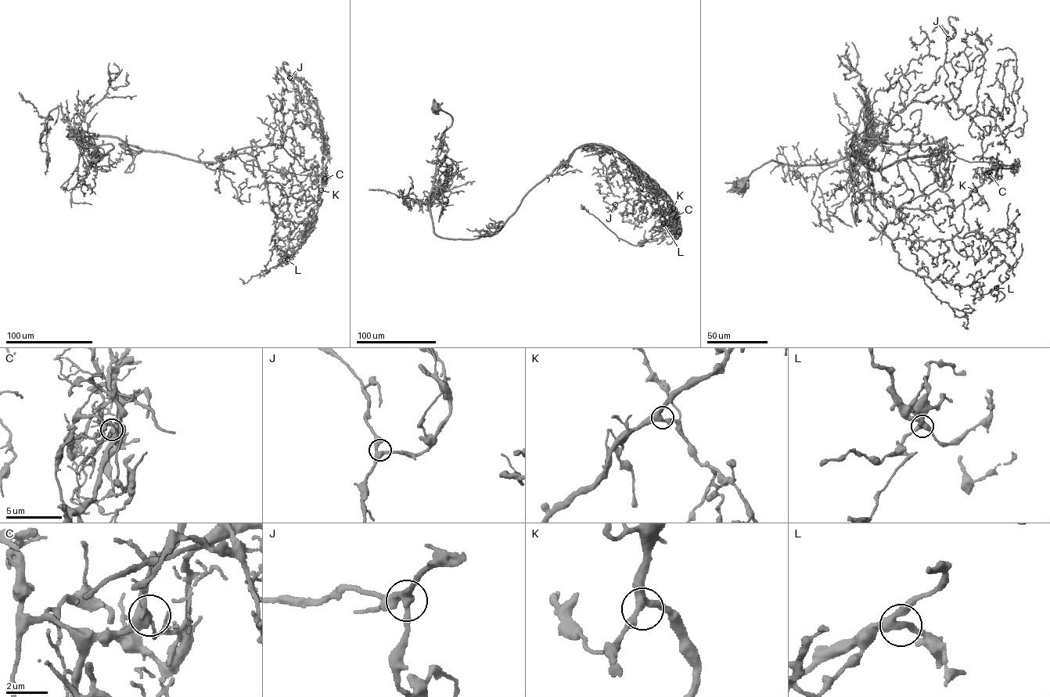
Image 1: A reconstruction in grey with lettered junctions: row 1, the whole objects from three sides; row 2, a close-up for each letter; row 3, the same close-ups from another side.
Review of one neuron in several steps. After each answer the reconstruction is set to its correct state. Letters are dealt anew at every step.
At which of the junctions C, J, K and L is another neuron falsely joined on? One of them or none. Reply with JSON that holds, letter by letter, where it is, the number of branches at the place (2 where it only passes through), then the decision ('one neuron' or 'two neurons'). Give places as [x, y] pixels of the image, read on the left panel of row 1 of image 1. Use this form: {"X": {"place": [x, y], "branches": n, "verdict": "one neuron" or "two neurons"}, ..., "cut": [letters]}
{"C": {"place": [325, 178], "branches": 3, "verdict": "two neurons"}, "J": {"place": [289, 77], "branches": 3, "verdict": "one neuron"}, "K": {"place": [321, 190], "branches": 3, "verdict": "one neuron"}, "L": {"place": [287, 259], "branches": 3, "verdict": "one neuron"}, "cut": ["C"]}

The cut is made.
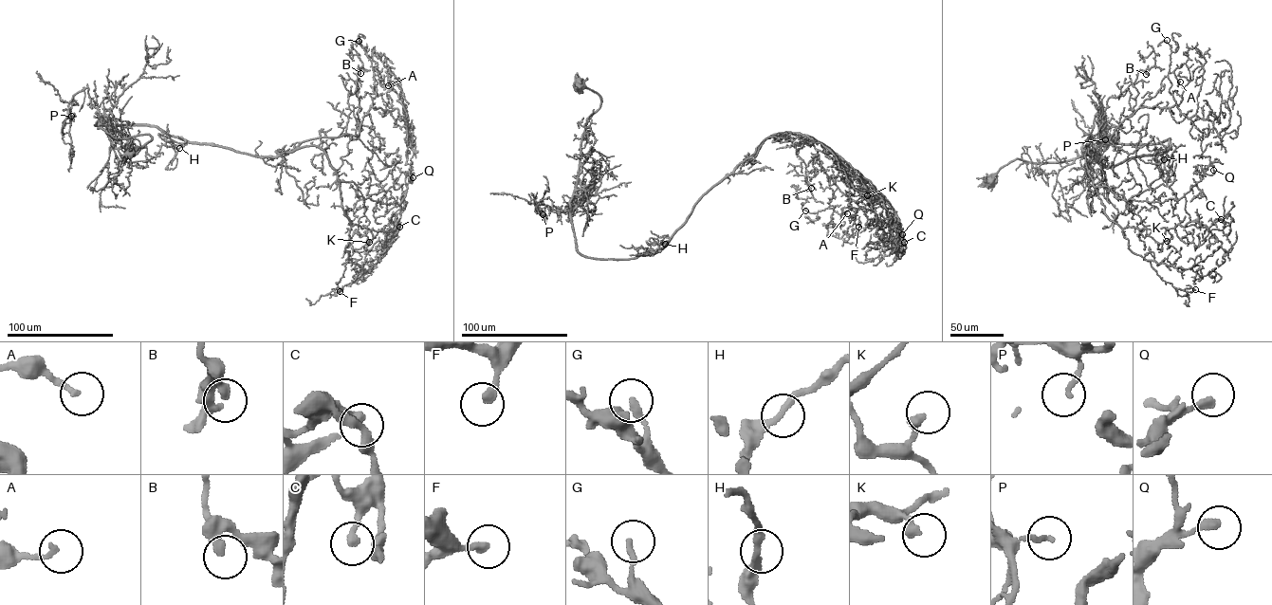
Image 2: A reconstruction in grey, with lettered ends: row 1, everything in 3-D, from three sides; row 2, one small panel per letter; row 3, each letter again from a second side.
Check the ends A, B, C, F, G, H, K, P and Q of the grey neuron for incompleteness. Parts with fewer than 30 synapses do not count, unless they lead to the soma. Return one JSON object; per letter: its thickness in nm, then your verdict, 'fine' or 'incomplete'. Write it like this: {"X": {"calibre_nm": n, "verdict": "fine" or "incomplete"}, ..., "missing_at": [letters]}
{"A": {"calibre_nm": 180, "verdict": "fine"}, "B": {"calibre_nm": 280, "verdict": "fine"}, "C": {"calibre_nm": 260, "verdict": "fine"}, "F": {"calibre_nm": 280, "verdict": "fine"}, "G": {"calibre_nm": 200, "verdict": "fine"}, "H": {"calibre_nm": 240, "verdict": "fine"}, "K": {"calibre_nm": 280, "verdict": "fine"}, "P": {"calibre_nm": 160, "verdict": "fine"}, "Q": {"calibre_nm": 260, "verdict": "fine"}, "missing_at": []}

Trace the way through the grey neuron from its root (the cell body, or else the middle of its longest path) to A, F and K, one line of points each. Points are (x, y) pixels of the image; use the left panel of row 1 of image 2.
A: (128, 154), (150, 136), (118, 139), (94, 124), (152, 125), (276, 156), (357, 136), (374, 74), (388, 85)
F: (128, 154), (150, 136), (118, 139), (94, 124), (152, 125), (261, 156), (320, 148), (351, 226), (340, 291)
K: (128, 154), (150, 136), (118, 139), (94, 124), (152, 125), (261, 156), (319, 147), (369, 242)

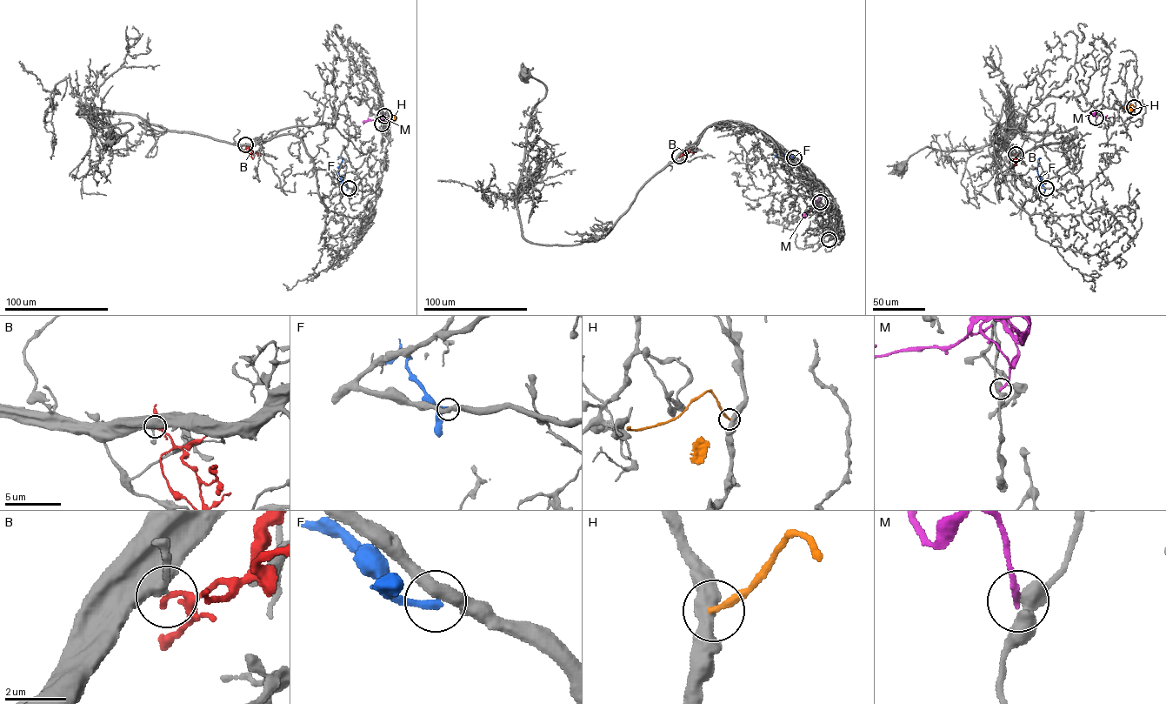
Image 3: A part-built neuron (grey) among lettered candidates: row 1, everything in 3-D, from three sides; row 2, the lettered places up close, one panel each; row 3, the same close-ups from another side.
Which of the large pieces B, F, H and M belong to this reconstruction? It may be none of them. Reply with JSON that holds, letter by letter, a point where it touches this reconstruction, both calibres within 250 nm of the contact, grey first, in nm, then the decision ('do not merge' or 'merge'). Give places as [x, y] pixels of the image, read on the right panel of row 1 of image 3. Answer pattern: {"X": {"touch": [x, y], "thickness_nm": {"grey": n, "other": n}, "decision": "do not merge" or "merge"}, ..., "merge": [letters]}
{"B": {"touch": [1016, 154], "thickness_nm": {"grey": 480, "other": 180}, "decision": "merge"}, "F": {"touch": [1046, 188], "thickness_nm": {"grey": 420, "other": 240}, "decision": "do not merge"}, "H": {"touch": [1134, 107], "thickness_nm": {"grey": 480, "other": 220}, "decision": "do not merge"}, "M": {"touch": [1096, 117], "thickness_nm": {"grey": 480, "other": 200}, "decision": "do not merge"}, "merge": ["B"]}

